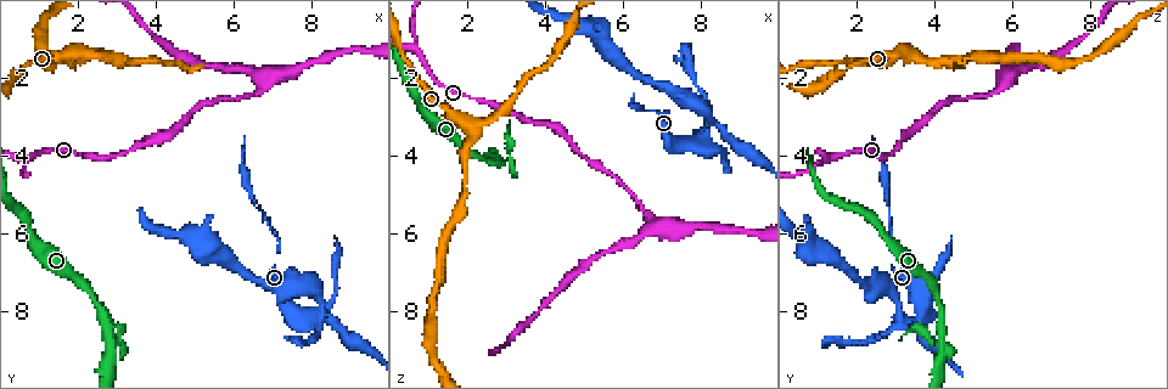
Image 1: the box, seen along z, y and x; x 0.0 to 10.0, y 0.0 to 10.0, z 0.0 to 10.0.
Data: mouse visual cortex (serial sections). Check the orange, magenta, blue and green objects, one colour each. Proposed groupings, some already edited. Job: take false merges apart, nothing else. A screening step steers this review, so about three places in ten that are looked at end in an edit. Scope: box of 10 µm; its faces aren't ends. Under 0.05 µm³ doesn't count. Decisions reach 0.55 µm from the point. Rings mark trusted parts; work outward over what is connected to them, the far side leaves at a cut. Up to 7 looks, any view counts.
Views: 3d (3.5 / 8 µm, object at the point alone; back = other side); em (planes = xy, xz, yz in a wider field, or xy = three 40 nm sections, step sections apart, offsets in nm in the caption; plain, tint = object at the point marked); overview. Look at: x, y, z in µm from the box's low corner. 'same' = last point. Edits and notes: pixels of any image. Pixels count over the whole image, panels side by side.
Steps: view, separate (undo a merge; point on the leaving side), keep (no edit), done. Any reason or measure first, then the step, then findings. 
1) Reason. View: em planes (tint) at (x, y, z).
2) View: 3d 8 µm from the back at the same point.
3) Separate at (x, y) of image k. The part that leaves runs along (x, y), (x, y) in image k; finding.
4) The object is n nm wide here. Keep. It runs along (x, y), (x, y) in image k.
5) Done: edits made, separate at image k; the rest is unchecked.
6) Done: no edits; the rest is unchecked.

View: 3d 3.5 µm at (8.25, 8.30, 3.15).

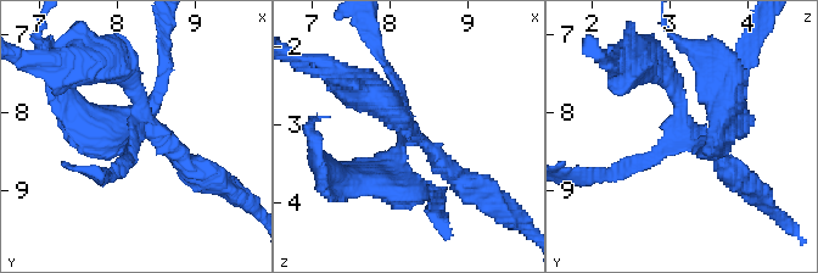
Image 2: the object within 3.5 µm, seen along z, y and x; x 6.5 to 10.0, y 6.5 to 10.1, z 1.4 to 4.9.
View: em xy step 2 (tint) at (8.25, 8.30, 3.20).

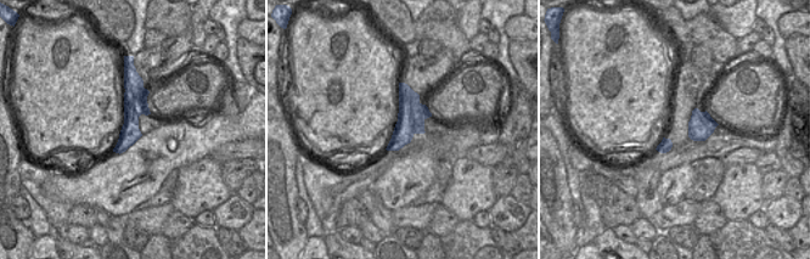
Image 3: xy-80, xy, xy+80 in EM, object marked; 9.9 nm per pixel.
The object is 280 nm wide here. Keep. It runs along (127, 80), (131, 124), (118, 150) in image 3; one cell here.

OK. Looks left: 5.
Three-way junction. View: 3d 3.5 µm at (6.70, 2.05, 5.80).

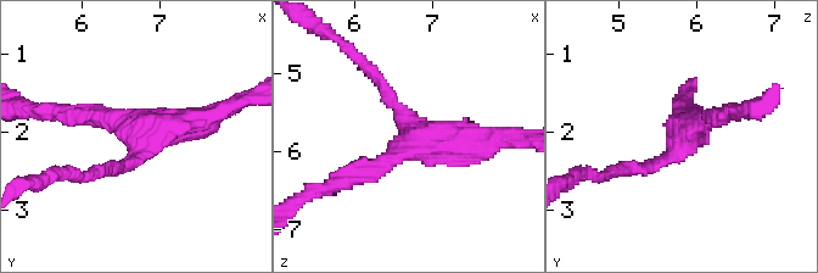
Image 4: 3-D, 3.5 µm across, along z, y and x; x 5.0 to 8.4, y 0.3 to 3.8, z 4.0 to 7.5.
3 arms meet here; the arms are 150, 200, 400 nm wide; now the EM. View: em xy step 2 (tint) at (6.75, 2.10, 5.85).

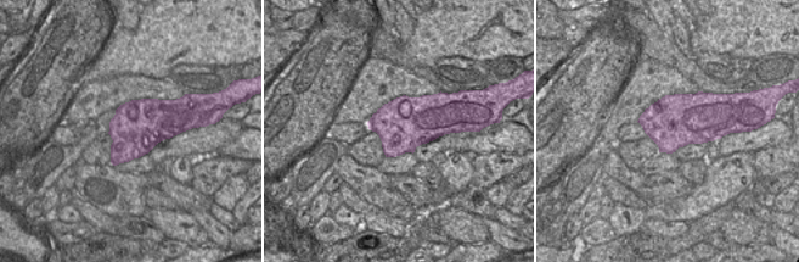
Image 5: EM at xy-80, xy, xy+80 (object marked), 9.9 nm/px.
Keep. It runs along (106, 170), (218, 109) in image 4; all the same cell.

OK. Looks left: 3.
A fork. View: 3d 3.5 µm at (2.20, 1.45, 3.35).

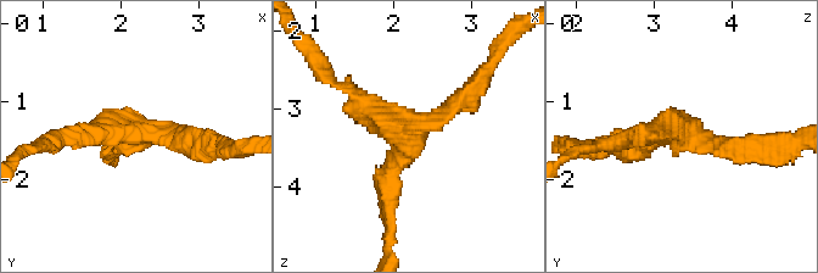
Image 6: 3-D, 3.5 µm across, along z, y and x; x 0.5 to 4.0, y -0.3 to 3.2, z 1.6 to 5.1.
3 arms meet here; the arms are 200, 200, 250 nm wide; need the tissue. View: em xy step 5 (tint) at (2.10, 1.50, 3.35).

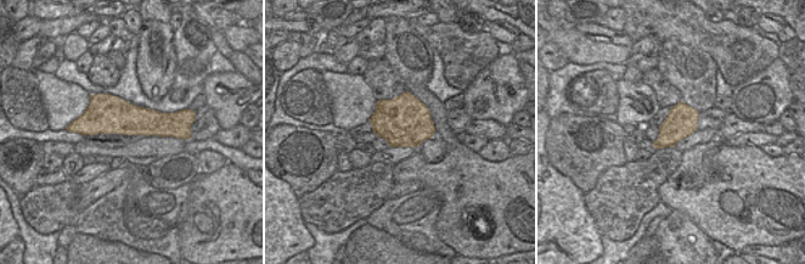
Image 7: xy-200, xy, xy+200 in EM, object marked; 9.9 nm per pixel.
Keep. It runs along (340, 82), (403, 135), (388, 210) in image 6; continuous, no second cell.

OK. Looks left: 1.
Done: no edits; the rest is unchecked.

